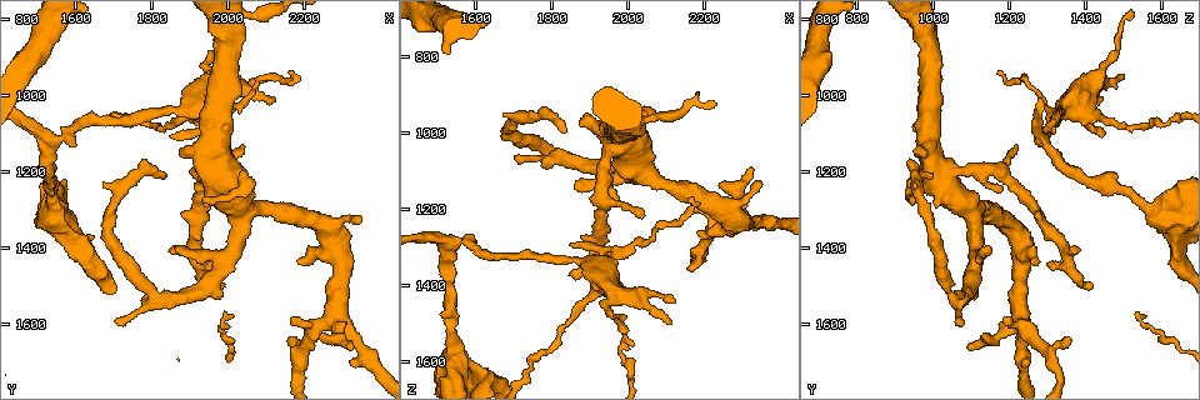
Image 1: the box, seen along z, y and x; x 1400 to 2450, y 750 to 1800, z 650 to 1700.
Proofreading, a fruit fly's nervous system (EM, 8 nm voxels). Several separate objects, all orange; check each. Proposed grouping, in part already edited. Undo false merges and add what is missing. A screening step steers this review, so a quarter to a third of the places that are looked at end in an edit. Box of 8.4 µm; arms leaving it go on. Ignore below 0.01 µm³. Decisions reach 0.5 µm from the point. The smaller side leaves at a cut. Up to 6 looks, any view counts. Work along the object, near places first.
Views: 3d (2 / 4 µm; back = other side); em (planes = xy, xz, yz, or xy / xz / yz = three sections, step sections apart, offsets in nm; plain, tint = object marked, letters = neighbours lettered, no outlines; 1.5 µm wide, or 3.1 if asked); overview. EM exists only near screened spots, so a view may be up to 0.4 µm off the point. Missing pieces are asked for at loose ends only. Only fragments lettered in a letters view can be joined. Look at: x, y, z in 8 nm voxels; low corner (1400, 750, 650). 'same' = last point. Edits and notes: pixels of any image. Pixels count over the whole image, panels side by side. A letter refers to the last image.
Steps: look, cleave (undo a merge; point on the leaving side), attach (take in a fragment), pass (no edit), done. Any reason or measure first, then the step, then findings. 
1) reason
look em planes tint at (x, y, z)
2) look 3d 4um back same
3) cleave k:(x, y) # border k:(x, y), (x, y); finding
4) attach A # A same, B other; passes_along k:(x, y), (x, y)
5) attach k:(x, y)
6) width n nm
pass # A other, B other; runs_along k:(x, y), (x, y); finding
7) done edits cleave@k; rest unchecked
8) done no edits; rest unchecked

thick turns thin
look em planes letters at (1960, 890, 1475)

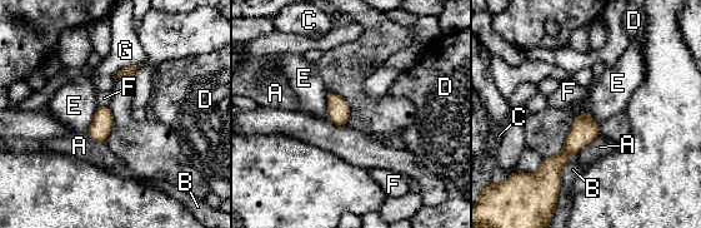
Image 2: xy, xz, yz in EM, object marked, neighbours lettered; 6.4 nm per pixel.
pass # A other, B other, C other, D other, E other, F other, G other; border 2:(99, 105), (106, 107); all the same cell

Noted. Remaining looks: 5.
three arms meet
look em xz step 4 tint at (1540, 1130, 1290)

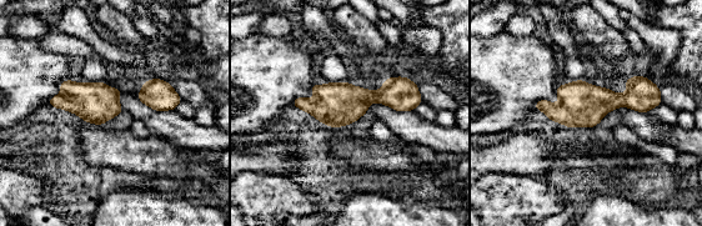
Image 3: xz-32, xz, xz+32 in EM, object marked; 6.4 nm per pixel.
look em xz step 4 letters same

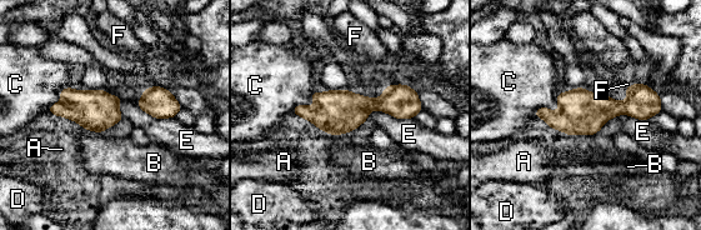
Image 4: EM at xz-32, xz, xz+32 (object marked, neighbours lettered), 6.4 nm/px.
width 260 nm
pass # A other, B other, C other, D other, E other, F other; border 4:(559, 94), (557, 111), (532, 115); all the same cell

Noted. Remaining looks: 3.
sharp bend
look em xz step 8 tint at (1780, 1195, 955)

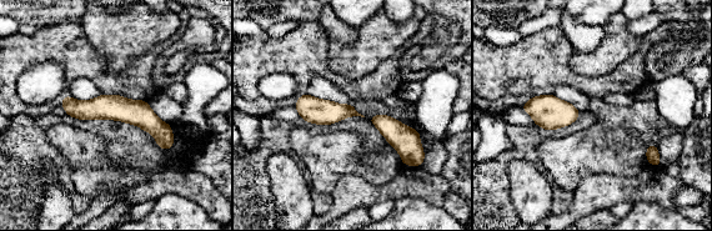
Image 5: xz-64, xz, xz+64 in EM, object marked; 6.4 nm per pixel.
look em planes letters same

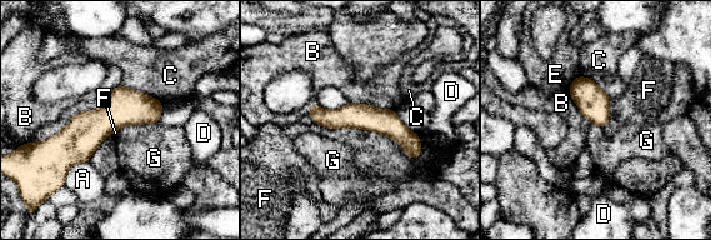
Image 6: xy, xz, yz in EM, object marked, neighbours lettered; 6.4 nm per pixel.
pass # A other, B other, C other, D other, E other, F other, G other; runs_along 6:(313, 109), (386, 121), (416, 153); all the same cell

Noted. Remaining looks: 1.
done no edits; rest unchecked

